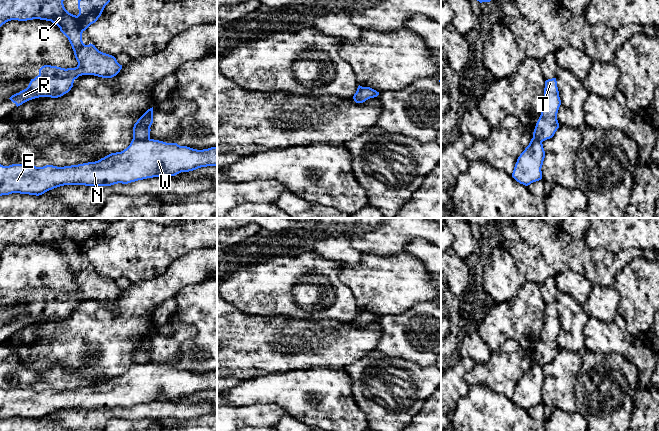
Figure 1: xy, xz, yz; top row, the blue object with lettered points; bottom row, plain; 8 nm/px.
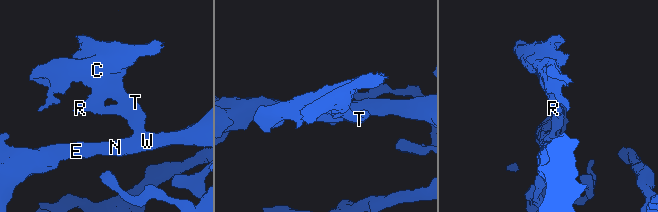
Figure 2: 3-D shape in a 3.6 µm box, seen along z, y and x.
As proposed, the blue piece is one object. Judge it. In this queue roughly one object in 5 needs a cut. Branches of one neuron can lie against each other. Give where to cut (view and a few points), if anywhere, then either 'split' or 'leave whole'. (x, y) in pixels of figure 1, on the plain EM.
cut in xy along (133, 361), (149, 363); split

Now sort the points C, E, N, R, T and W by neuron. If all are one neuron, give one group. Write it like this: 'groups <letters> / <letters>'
groups C R T / E N W

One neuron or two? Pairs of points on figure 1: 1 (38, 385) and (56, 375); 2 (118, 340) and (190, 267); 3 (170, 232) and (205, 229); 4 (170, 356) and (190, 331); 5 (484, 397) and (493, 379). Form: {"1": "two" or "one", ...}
{"1": "one", "2": "one", "3": "one", "4": "one", "5": "two"}

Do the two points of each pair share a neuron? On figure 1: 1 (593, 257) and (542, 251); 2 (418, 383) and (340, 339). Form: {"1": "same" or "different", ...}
{"1": "same", "2": "different"}

